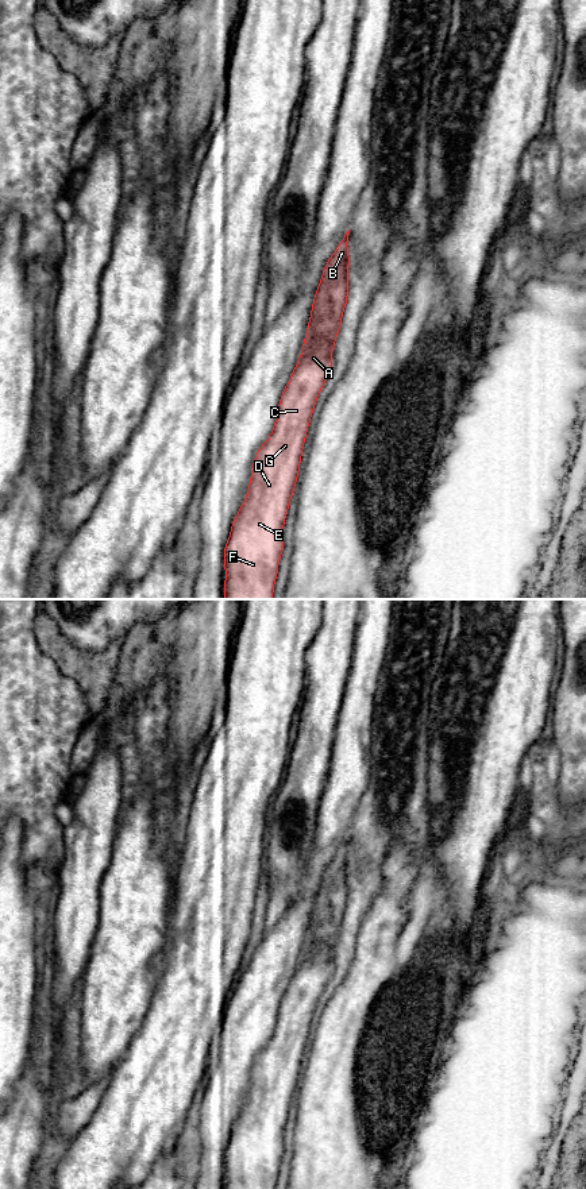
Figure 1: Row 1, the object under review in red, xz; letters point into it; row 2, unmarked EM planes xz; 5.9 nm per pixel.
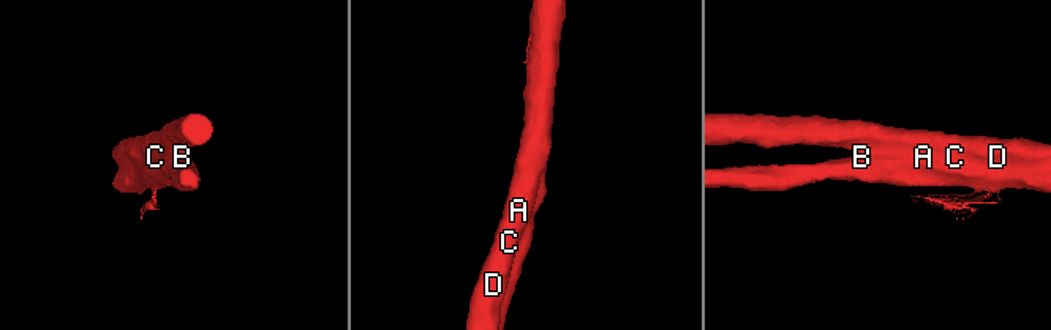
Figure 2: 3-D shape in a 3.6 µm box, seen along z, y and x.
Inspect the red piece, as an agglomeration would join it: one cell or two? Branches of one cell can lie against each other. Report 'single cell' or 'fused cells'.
single cell

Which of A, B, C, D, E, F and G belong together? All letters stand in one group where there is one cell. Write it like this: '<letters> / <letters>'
A B C D E F G

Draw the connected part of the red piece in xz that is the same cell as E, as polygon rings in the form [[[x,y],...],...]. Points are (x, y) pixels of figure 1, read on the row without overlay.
[[[348,838],[324,872],[300,964],[281,1000],[273,1036],[257,1057],[246,1104],[224,1153],[225,1189],[275,1189],[284,1124],[347,907]]]

